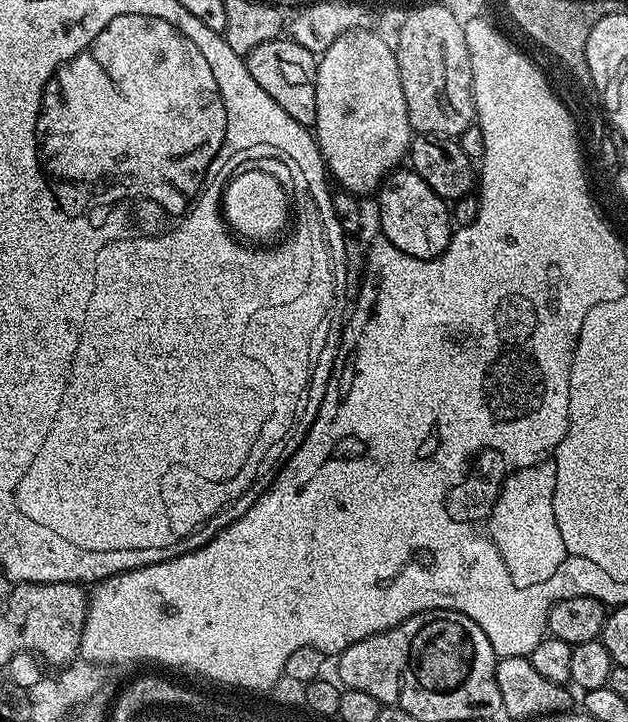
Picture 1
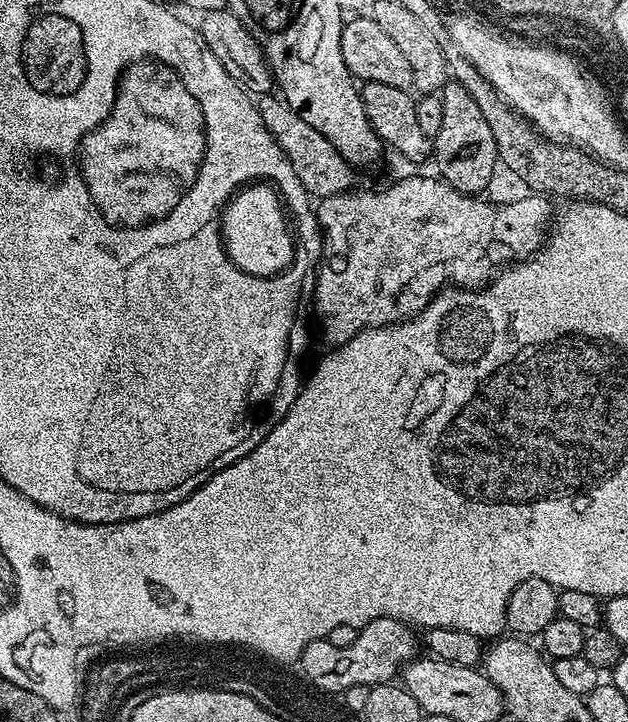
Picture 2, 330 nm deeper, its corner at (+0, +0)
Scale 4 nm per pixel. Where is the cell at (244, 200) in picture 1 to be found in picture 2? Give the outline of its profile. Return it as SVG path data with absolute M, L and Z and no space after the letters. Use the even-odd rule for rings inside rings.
M268 182L241 187L222 209L222 233L228 258L246 274L277 276L292 265L294 233L282 197Z

